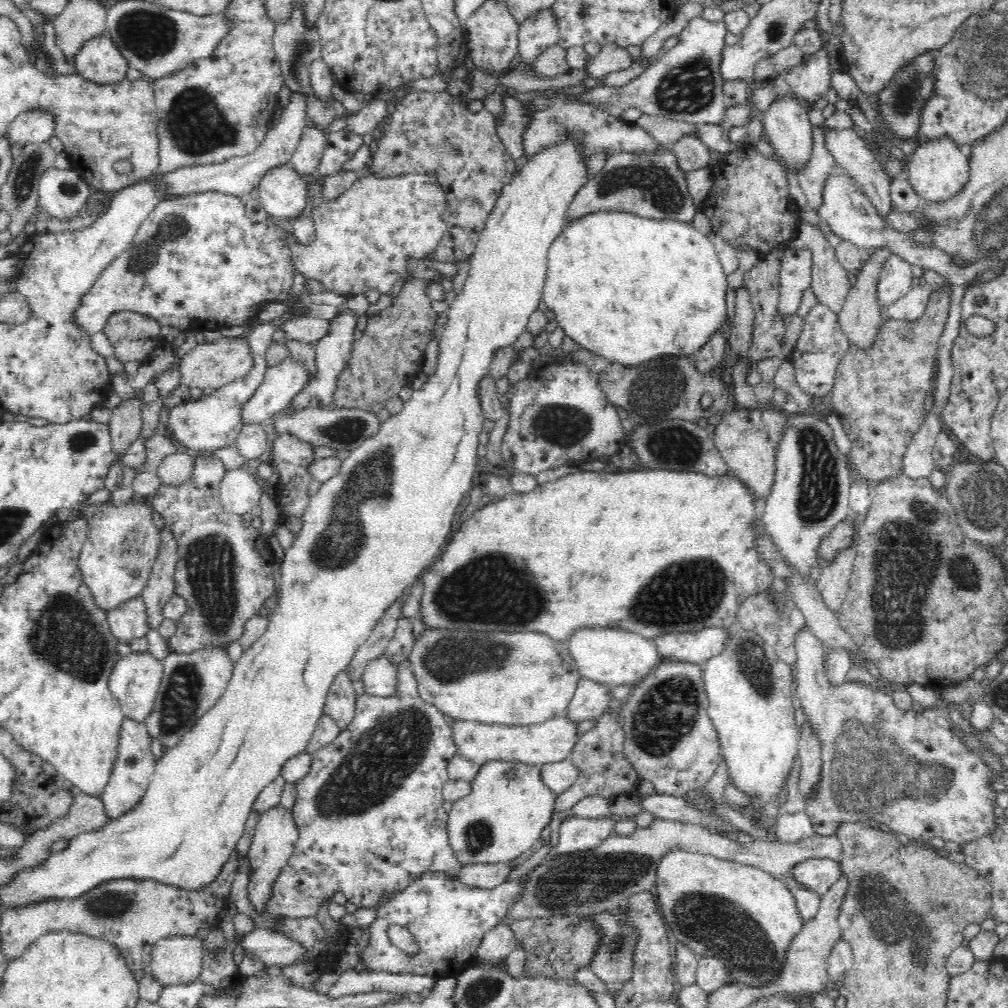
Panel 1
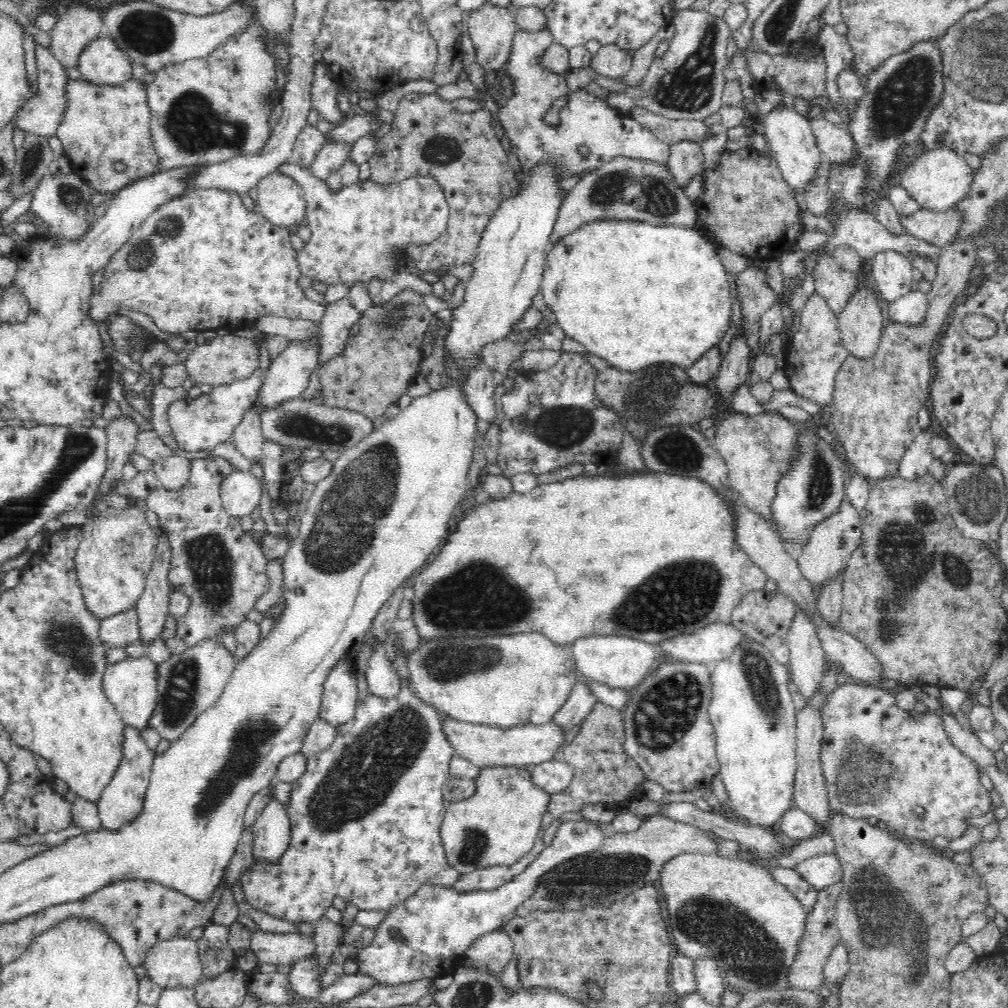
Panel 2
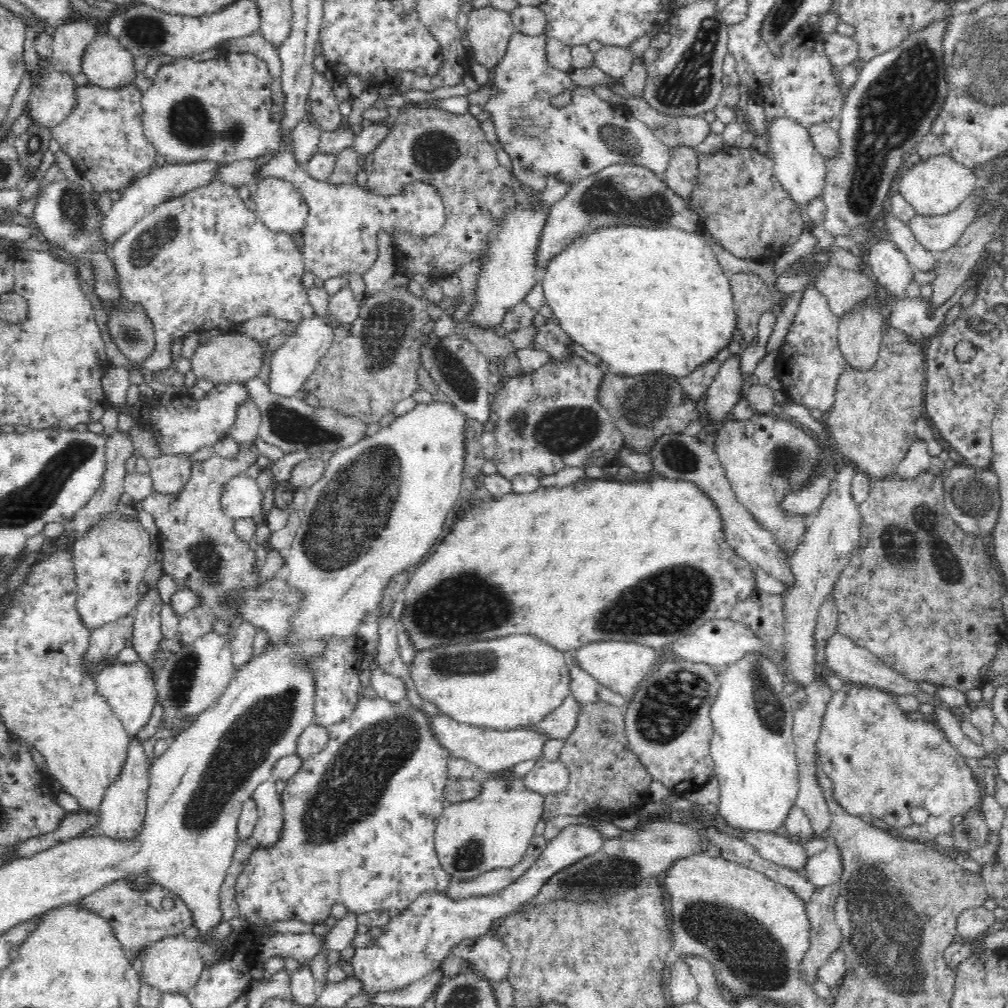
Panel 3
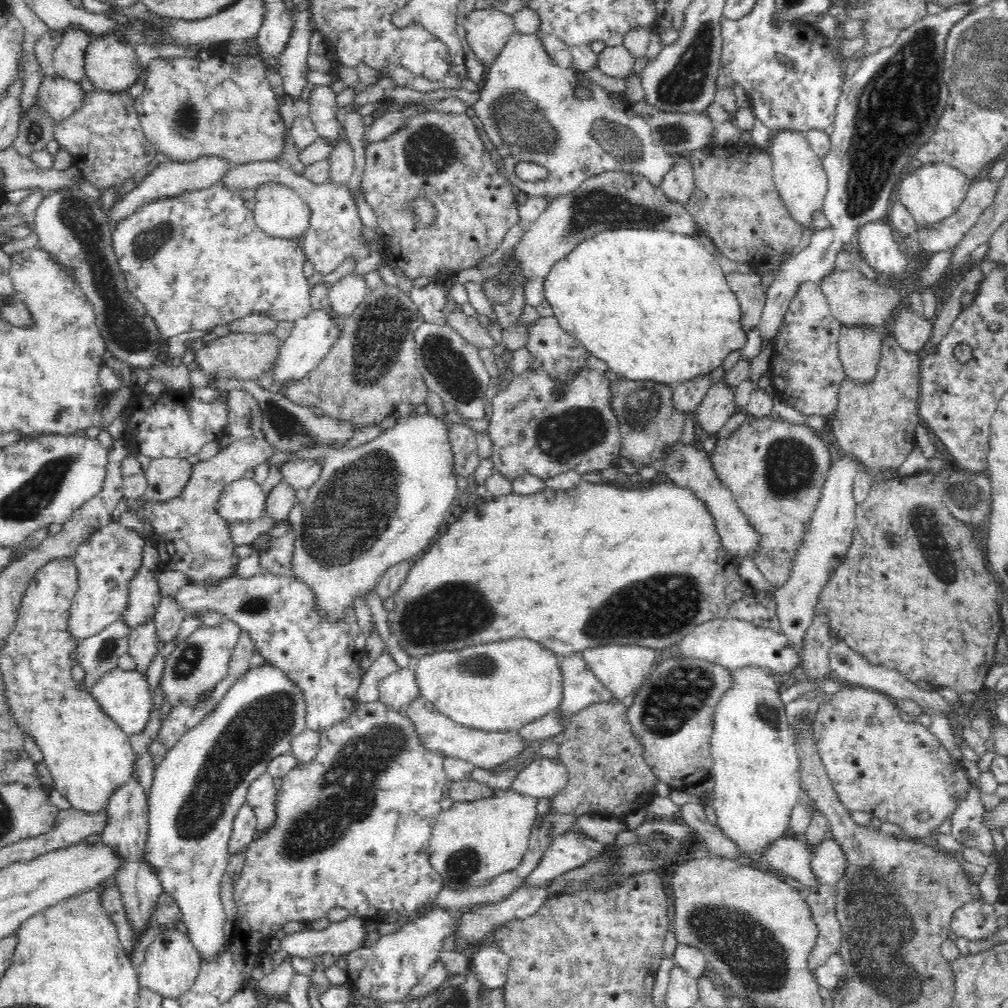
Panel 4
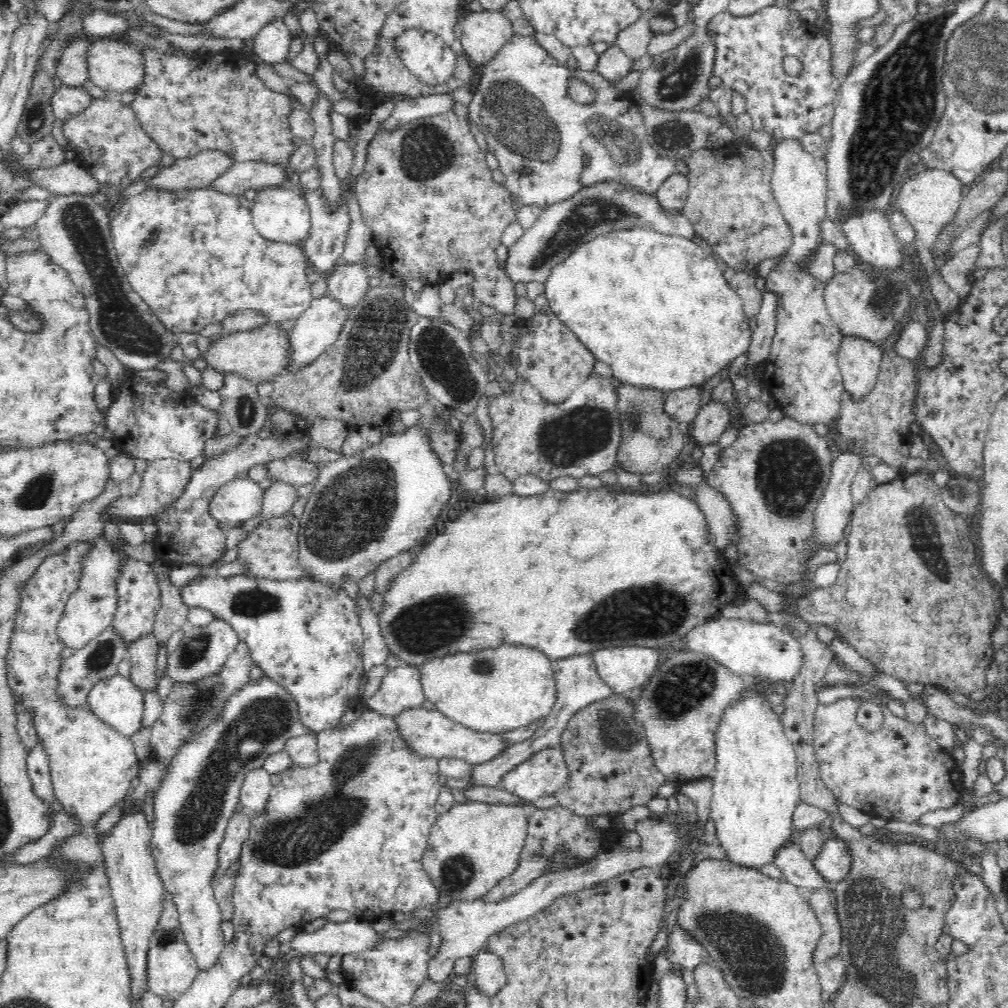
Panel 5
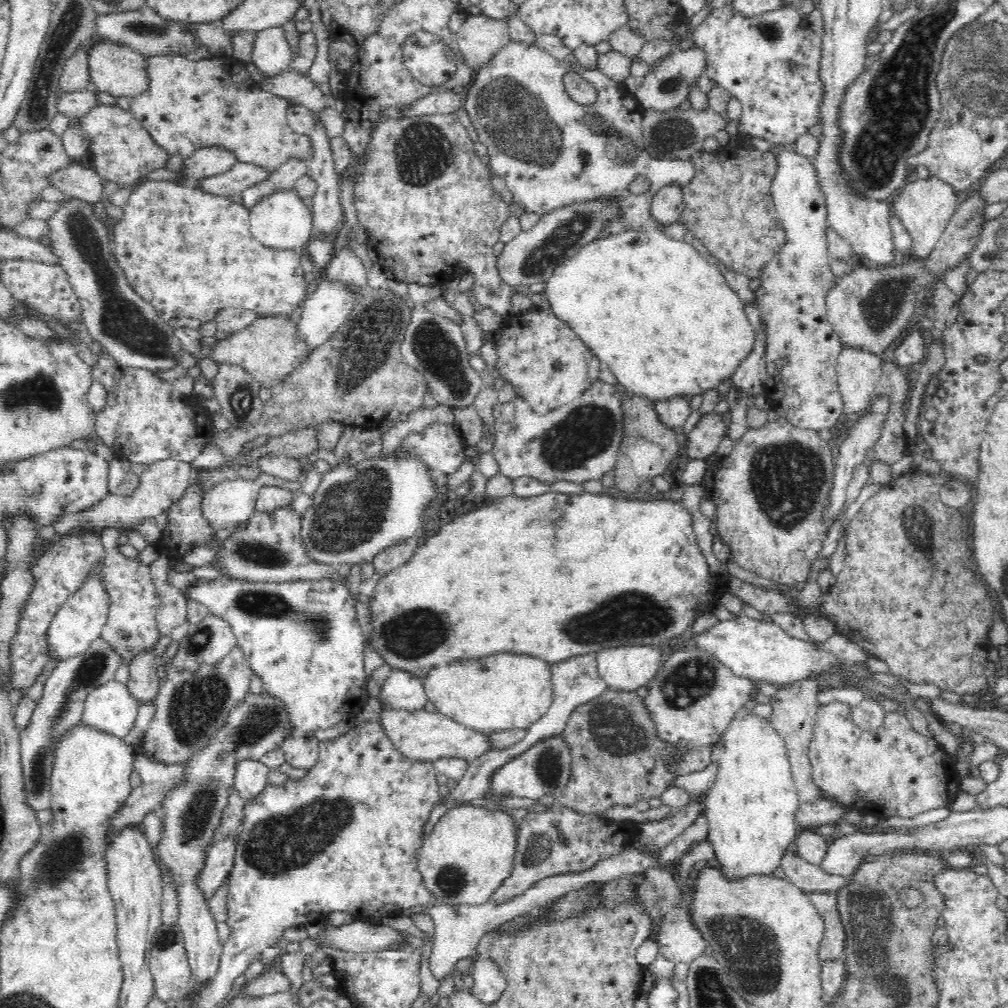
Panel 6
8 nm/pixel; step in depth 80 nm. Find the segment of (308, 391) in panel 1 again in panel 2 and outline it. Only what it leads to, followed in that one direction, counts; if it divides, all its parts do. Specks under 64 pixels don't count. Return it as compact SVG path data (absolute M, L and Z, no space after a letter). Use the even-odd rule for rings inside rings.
M350 297L330 302L321 318L321 356L319 363L332 359L344 350L344 344L350 338L350 328L358 323L360 312L354 308Z

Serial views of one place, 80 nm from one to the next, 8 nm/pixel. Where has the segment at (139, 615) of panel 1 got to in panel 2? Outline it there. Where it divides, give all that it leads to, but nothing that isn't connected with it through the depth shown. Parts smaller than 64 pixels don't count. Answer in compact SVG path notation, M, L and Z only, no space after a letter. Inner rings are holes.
M135 609L101 620L97 636L99 645L107 650L109 648L126 648L126 646L138 641L137 620Z

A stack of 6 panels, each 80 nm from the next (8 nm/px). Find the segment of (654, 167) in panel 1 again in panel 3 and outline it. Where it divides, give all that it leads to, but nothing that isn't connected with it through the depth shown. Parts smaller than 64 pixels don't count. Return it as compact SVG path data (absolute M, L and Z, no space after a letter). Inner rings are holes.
M614 164L580 180L558 202L549 206L533 248L533 266L546 270L550 260L562 254L580 236L610 226L640 228L674 227L696 233L699 219L686 200L670 192L663 179L637 164Z

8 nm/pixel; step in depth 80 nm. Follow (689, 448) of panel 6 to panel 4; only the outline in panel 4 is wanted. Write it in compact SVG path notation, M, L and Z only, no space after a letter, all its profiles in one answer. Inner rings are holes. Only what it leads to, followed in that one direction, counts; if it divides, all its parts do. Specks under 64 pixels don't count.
M720 381L708 390L708 394L698 406L694 418L698 422L698 430L704 432L705 437L717 436L730 416L738 411L734 390Z

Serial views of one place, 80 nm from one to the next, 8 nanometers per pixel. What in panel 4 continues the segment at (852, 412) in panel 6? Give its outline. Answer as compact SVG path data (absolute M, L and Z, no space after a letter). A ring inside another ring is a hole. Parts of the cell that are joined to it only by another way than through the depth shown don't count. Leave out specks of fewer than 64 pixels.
M842 327L839 339L839 359L846 379L857 388L869 386L875 380L883 336L876 331Z

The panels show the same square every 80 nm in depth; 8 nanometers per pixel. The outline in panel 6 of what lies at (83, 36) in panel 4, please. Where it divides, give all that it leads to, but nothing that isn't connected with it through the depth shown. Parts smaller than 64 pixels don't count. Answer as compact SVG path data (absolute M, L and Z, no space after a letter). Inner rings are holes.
M79 47L63 64L61 73L59 88L62 93L84 91L91 80L87 53Z

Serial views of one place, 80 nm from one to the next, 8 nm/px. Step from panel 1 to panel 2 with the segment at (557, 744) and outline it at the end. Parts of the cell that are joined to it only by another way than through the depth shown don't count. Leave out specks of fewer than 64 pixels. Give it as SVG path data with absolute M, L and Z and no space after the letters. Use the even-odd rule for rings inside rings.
M446 717L444 720L440 720L440 724L445 739L452 747L453 754L469 760L481 769L490 767L508 768L510 766L525 767L554 758L559 759L560 750L564 746L563 732L551 722L541 725L524 724L502 729L489 725L460 722Z

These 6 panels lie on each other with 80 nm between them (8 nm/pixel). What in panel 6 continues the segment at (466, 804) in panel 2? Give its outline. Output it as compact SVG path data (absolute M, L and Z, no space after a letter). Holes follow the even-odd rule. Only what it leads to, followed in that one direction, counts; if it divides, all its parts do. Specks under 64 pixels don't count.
M470 805L450 808L449 812L440 816L432 831L424 836L416 855L417 870L421 874L424 888L439 904L448 906L476 906L490 902L492 894L510 876L513 860L517 857L516 823L512 816L502 811Z

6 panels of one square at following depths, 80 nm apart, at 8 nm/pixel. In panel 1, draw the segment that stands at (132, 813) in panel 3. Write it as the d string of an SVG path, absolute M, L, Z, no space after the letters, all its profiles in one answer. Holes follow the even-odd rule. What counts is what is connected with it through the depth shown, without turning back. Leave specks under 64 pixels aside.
M127 718L123 720L120 744L118 744L118 760L112 768L108 785L100 797L102 807L104 807L104 817L108 819L108 822L118 821L129 811L134 811L144 797L155 767L154 754L150 751L151 741L152 737L149 735L145 723L132 722Z

